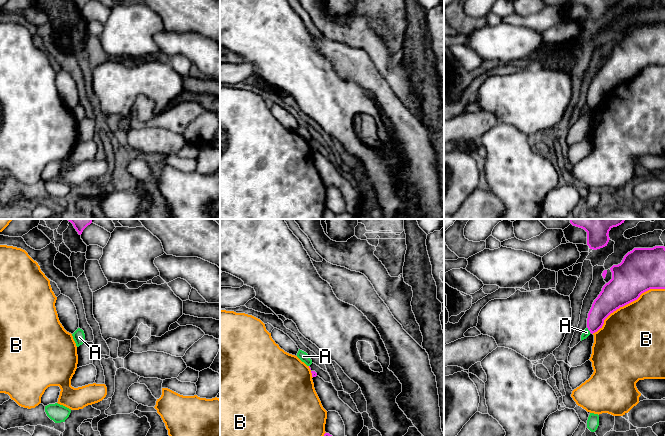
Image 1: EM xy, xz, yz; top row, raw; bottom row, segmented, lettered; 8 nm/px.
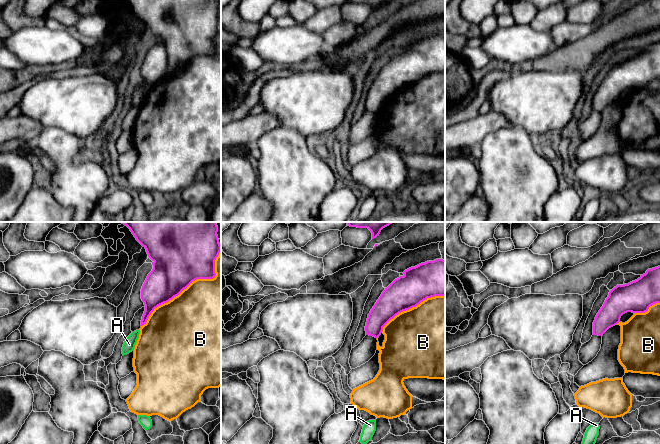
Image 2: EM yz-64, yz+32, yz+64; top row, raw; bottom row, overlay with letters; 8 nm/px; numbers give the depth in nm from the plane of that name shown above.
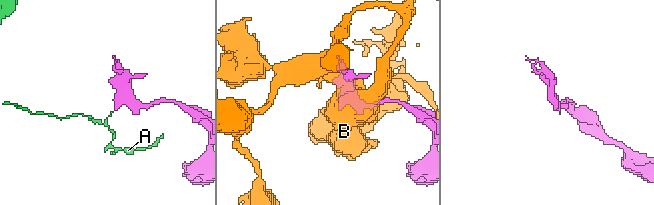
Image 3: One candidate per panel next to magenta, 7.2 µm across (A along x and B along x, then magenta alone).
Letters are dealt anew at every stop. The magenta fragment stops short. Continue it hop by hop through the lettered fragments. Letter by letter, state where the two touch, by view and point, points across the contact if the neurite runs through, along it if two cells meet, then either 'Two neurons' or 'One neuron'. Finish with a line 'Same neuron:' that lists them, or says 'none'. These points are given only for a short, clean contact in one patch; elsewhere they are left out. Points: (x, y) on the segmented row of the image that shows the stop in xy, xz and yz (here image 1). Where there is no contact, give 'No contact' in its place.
A: Touches magenta at yz (588, 329). Boundary: yz (587, 327), (591, 333). Two neurons
B: Touches magenta at yz (626, 304). Two neurons
Same neuron: none

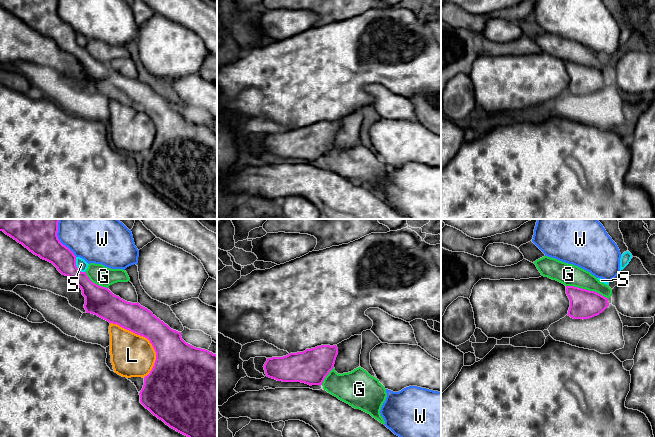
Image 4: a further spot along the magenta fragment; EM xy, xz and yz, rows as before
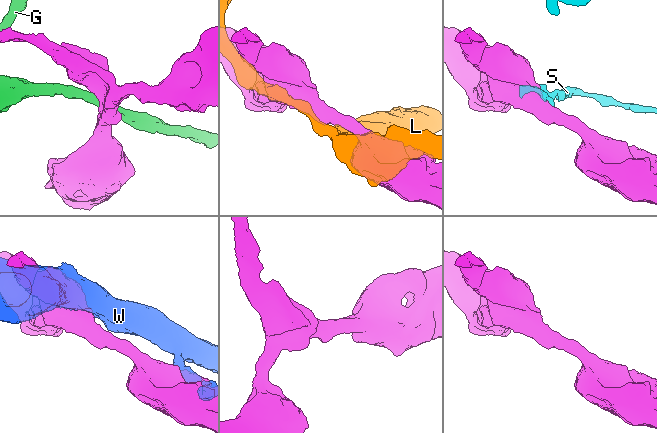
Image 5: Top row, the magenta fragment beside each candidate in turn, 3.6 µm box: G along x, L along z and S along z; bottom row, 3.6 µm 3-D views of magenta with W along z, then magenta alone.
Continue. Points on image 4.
G: Touches magenta at yz (587, 290). One neuron
L: Touches magenta at xy (147, 338). Two neurons
S: Touches magenta at xy (76, 266). Two neurons
W: Touches magenta at xy (57, 238). Two neurons
Same neuron: G

